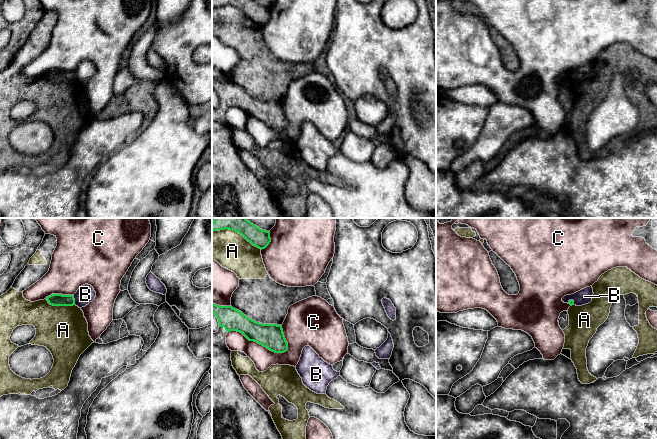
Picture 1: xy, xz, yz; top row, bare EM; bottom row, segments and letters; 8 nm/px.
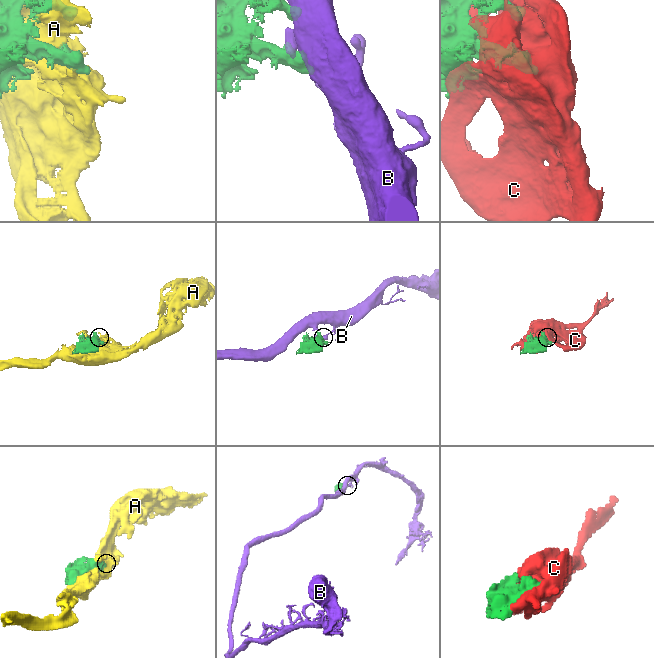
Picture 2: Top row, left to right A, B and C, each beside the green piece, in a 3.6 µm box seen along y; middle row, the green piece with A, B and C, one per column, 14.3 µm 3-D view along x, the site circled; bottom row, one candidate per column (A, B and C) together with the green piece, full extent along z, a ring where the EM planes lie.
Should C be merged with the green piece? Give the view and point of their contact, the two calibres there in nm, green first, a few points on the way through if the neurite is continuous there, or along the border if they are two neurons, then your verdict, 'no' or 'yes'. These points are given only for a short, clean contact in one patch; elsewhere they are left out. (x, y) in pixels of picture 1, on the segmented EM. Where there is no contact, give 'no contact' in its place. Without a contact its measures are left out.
meets green in xz at (258, 343); 200 nm thick on the green side, 170 nm on the other; no

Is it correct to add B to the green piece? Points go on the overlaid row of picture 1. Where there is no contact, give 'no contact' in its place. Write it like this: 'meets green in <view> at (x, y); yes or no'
meets green in xy at (74, 300); no

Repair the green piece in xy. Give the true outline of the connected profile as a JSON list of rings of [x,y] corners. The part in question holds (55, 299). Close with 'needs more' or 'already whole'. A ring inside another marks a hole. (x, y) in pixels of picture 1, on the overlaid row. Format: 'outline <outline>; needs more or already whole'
outline [[[52,294],[46,300],[53,306],[73,306],[75,299],[73,295]]]; already whole

